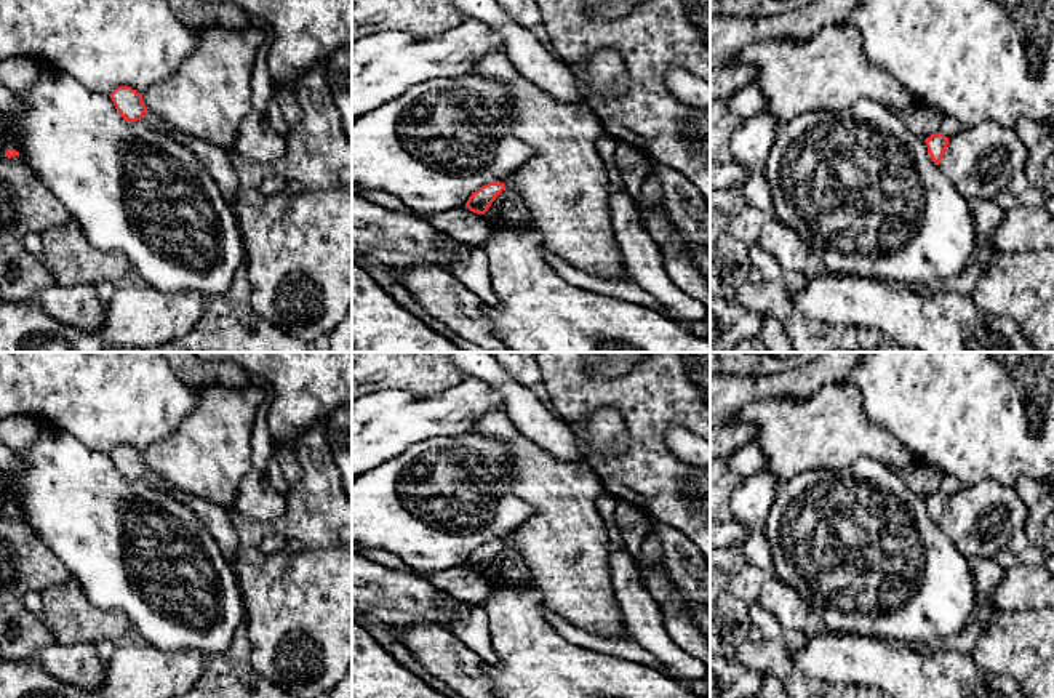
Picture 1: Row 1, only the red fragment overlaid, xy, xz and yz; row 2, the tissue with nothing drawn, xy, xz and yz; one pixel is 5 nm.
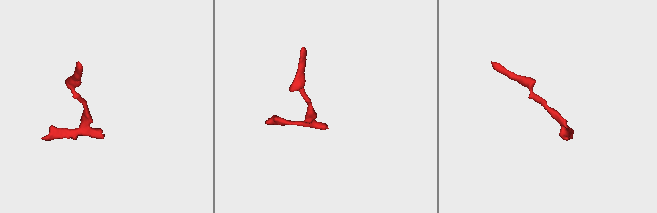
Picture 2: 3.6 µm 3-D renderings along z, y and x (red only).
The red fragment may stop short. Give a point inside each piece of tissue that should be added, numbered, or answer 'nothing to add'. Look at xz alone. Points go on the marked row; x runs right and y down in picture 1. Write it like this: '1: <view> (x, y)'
nothing to add

